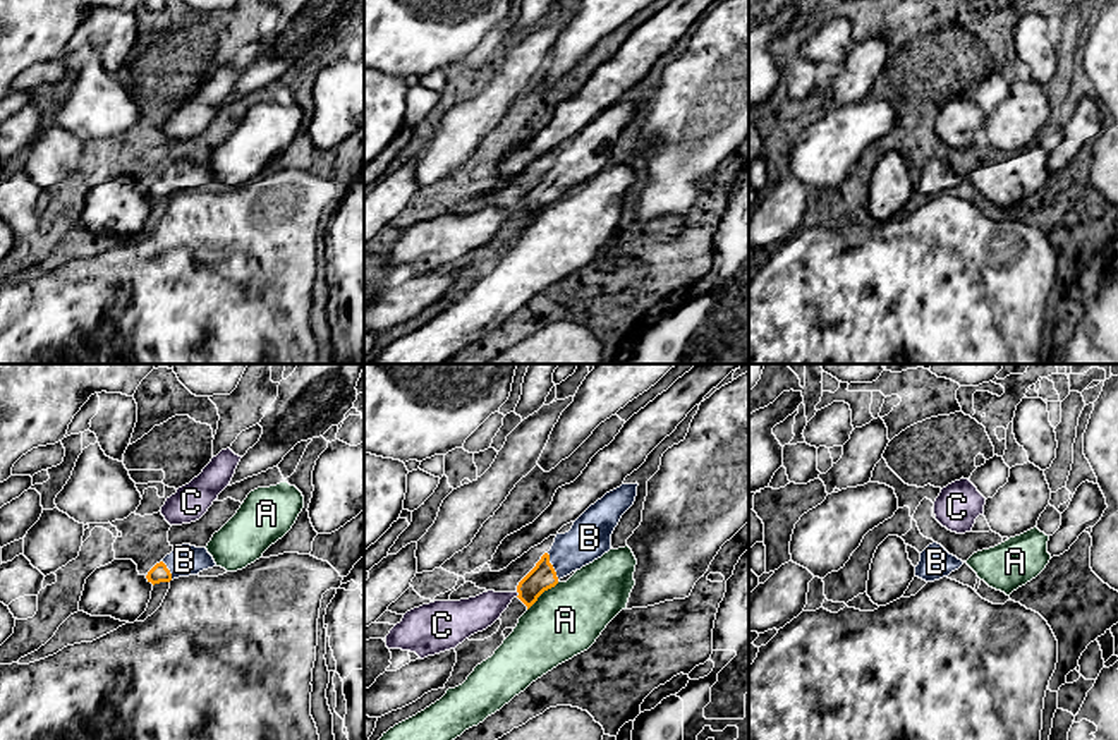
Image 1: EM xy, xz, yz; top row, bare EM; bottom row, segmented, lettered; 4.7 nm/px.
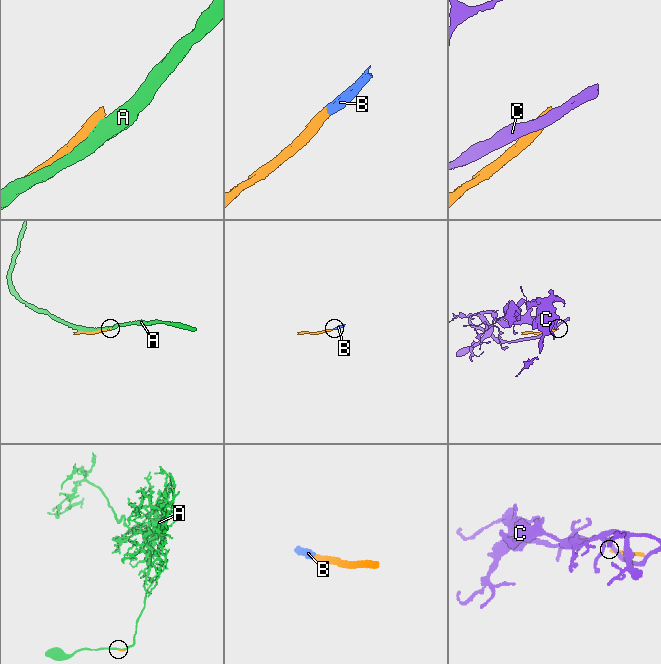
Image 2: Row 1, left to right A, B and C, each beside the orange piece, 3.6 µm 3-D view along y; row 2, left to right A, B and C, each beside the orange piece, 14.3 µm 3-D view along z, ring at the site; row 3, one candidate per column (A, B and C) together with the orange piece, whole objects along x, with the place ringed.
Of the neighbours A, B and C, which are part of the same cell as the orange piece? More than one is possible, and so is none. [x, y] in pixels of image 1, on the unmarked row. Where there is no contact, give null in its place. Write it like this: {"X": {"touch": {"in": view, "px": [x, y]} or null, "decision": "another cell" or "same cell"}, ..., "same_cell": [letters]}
{"A": {"touch": {"in": "xz", "px": [541, 208]}, "decision": "another cell"}, "B": {"touch": {"in": "xz", "px": [552, 182]}, "decision": "same cell"}, "C": {"touch": {"in": "xz", "px": [519, 210]}, "decision": "another cell"}, "same_cell": ["B"]}

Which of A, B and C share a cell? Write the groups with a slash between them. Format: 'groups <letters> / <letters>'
groups A / B / C

